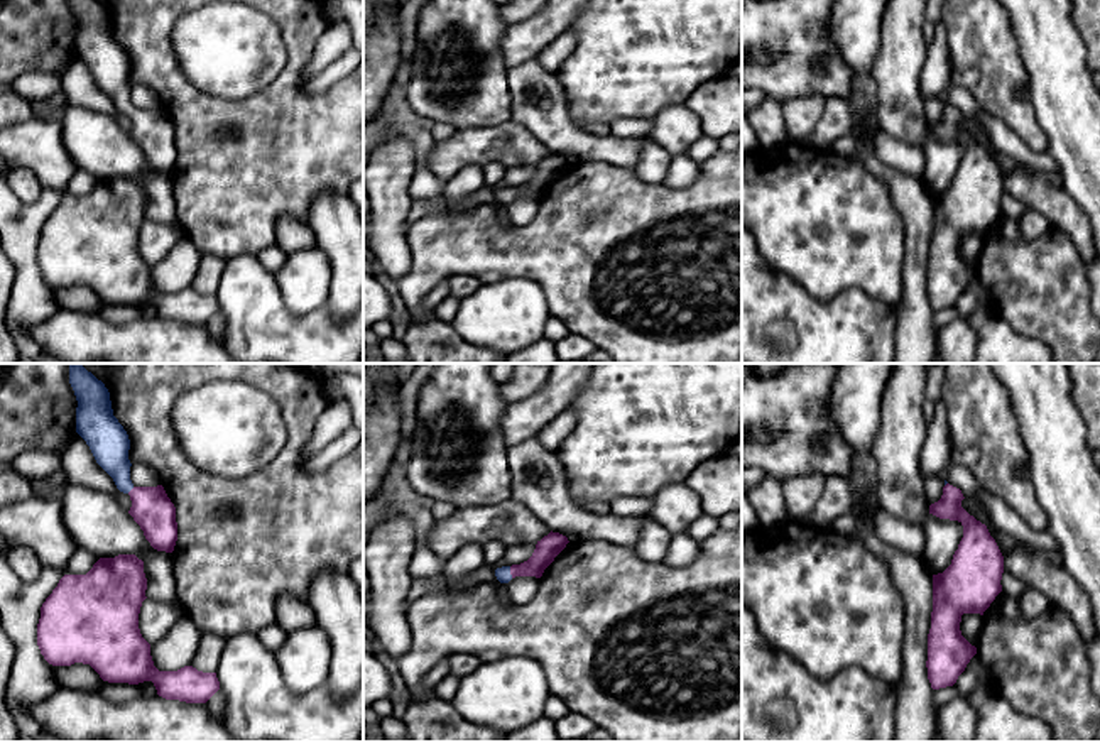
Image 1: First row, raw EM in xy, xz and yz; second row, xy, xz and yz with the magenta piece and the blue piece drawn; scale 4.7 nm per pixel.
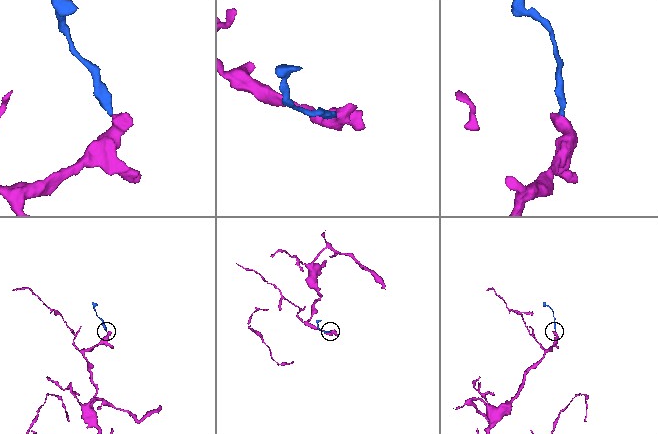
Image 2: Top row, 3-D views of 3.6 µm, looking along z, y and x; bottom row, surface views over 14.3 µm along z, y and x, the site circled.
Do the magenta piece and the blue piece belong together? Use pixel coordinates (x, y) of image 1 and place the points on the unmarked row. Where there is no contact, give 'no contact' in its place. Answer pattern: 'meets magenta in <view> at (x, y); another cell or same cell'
meets magenta in xz at (511, 193); same cell

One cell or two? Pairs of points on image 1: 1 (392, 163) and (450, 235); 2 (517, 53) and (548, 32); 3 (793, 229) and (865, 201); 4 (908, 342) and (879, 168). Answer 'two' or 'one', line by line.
1: two
2: one
3: one
4: one

